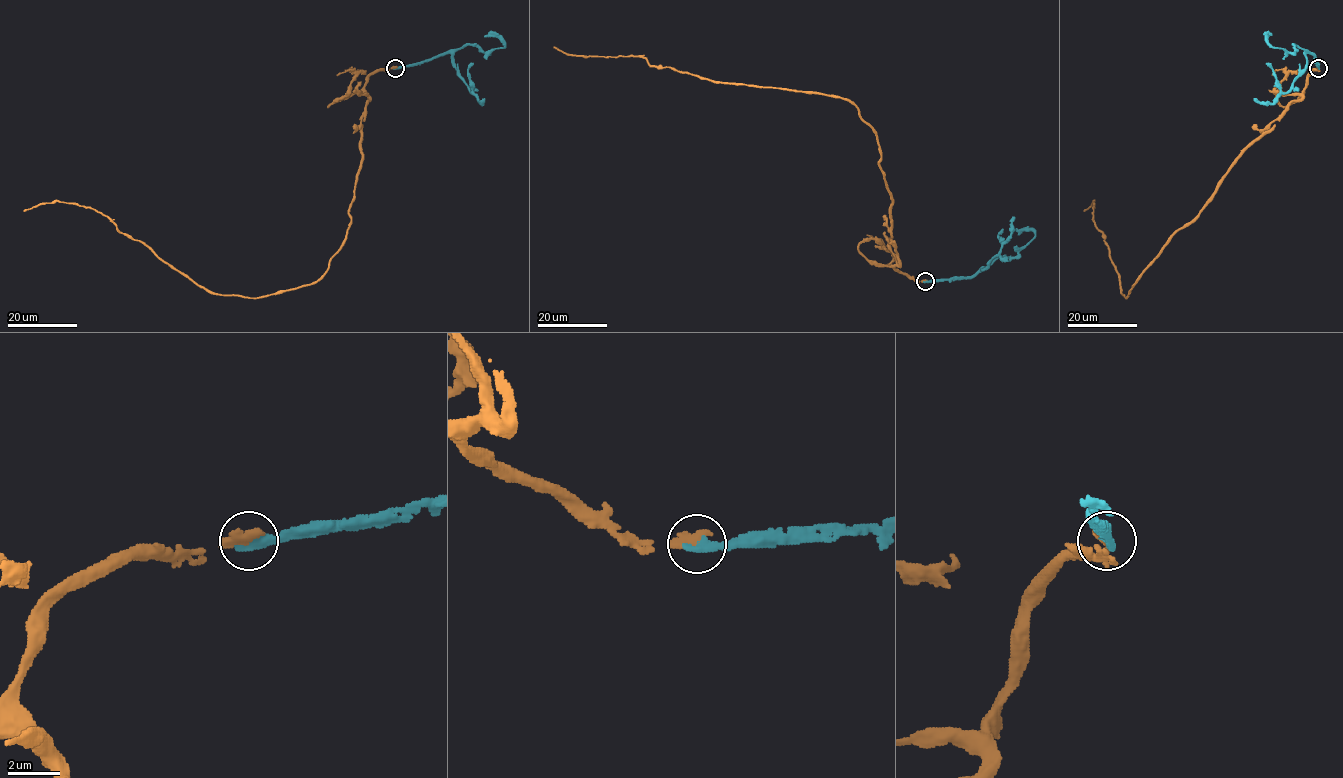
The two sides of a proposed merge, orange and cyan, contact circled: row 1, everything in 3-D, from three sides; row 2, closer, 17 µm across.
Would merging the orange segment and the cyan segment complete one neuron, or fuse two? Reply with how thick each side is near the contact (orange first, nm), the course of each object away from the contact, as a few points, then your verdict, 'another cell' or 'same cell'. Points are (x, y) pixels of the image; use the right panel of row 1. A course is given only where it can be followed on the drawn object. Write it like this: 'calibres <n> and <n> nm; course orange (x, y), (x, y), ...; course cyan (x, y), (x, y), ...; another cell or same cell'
calibres 480 and 440 nm; course orange (1318, 68), (1301, 99), (1246, 148), (1212, 200), (1173, 235), (1126, 297), (1093, 220), (1093, 200), (1083, 211); course cyan (1318, 68), (1315, 57), (1307, 51), (1294, 44), (1294, 52), (1287, 52), (1272, 46), (1266, 36); same cell

